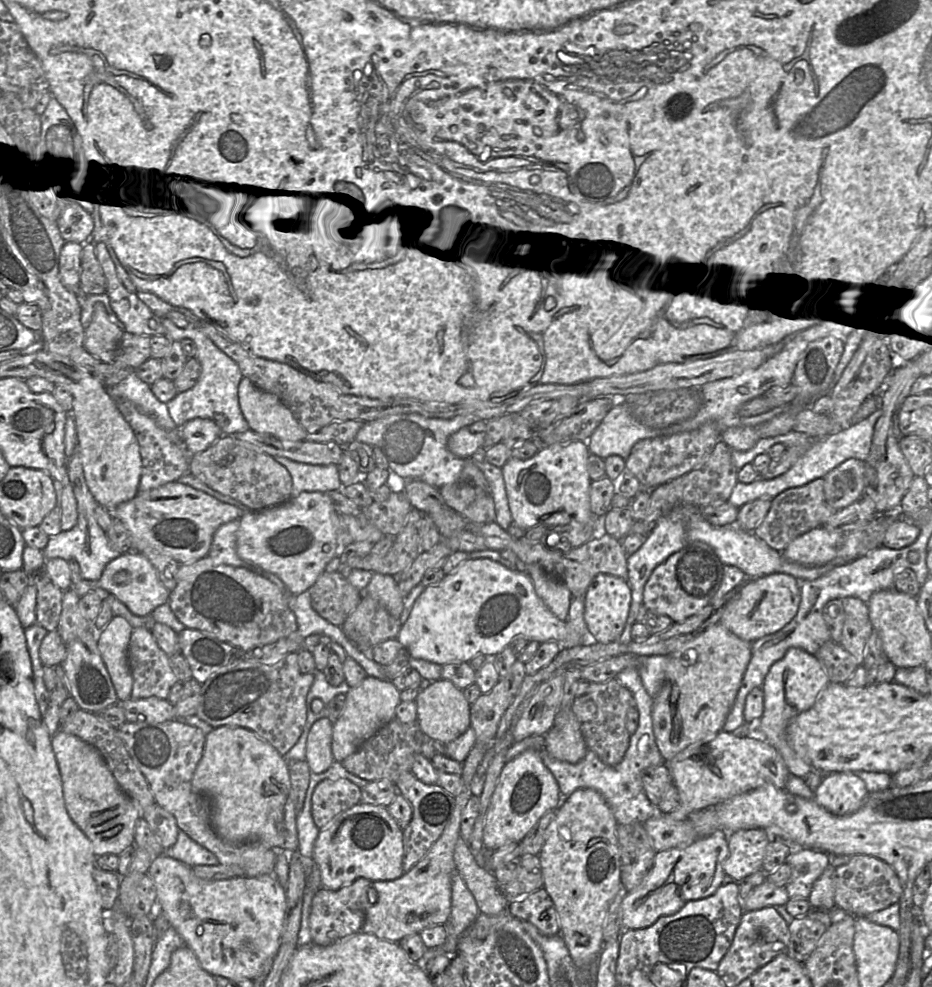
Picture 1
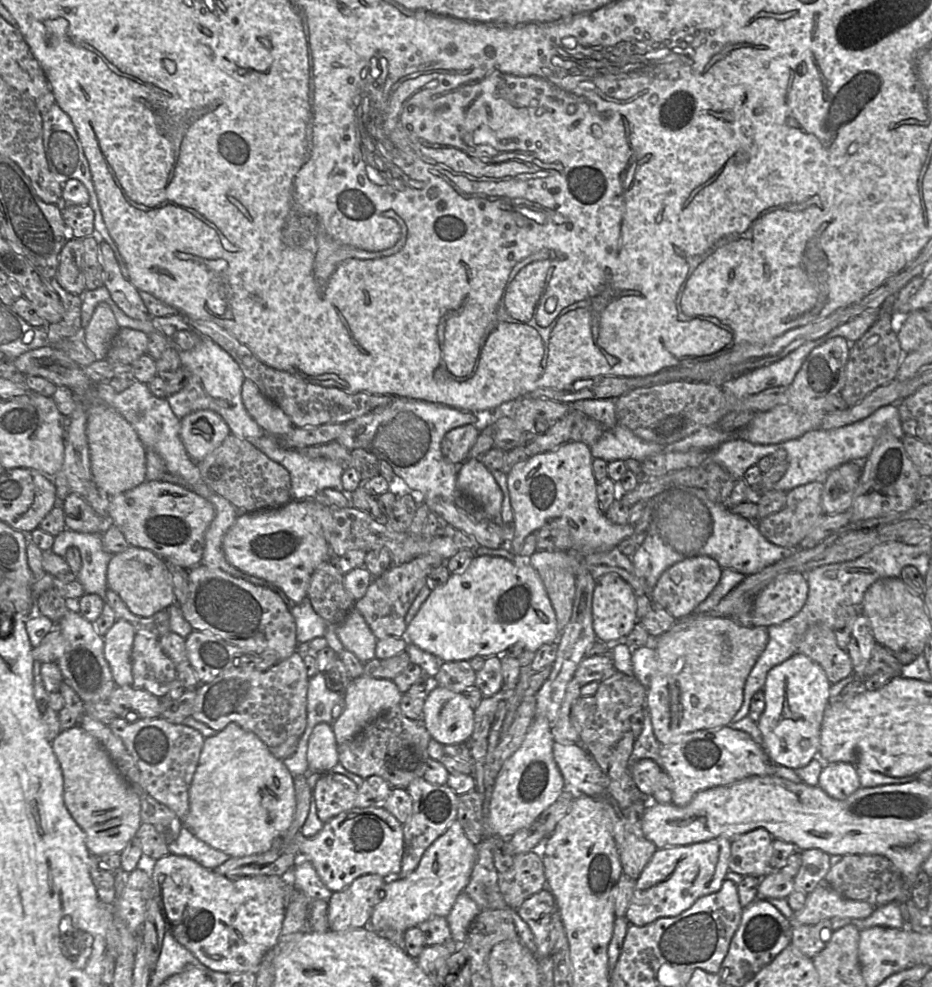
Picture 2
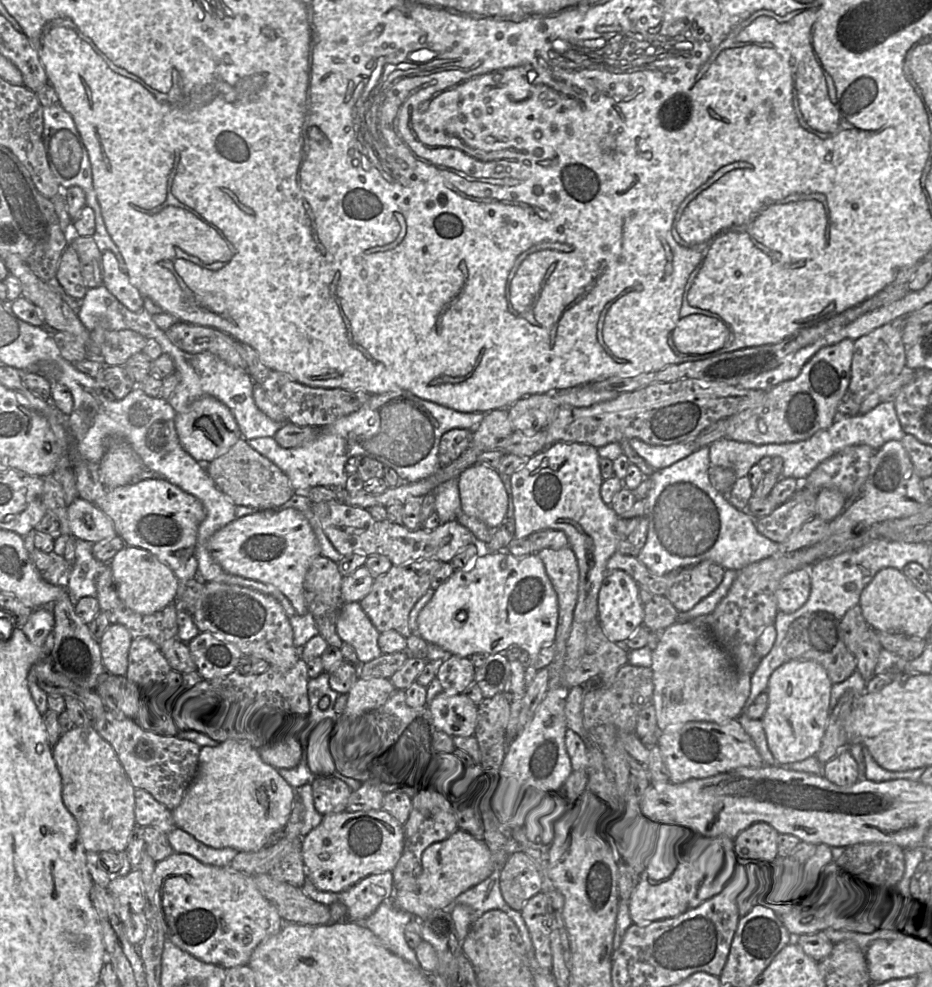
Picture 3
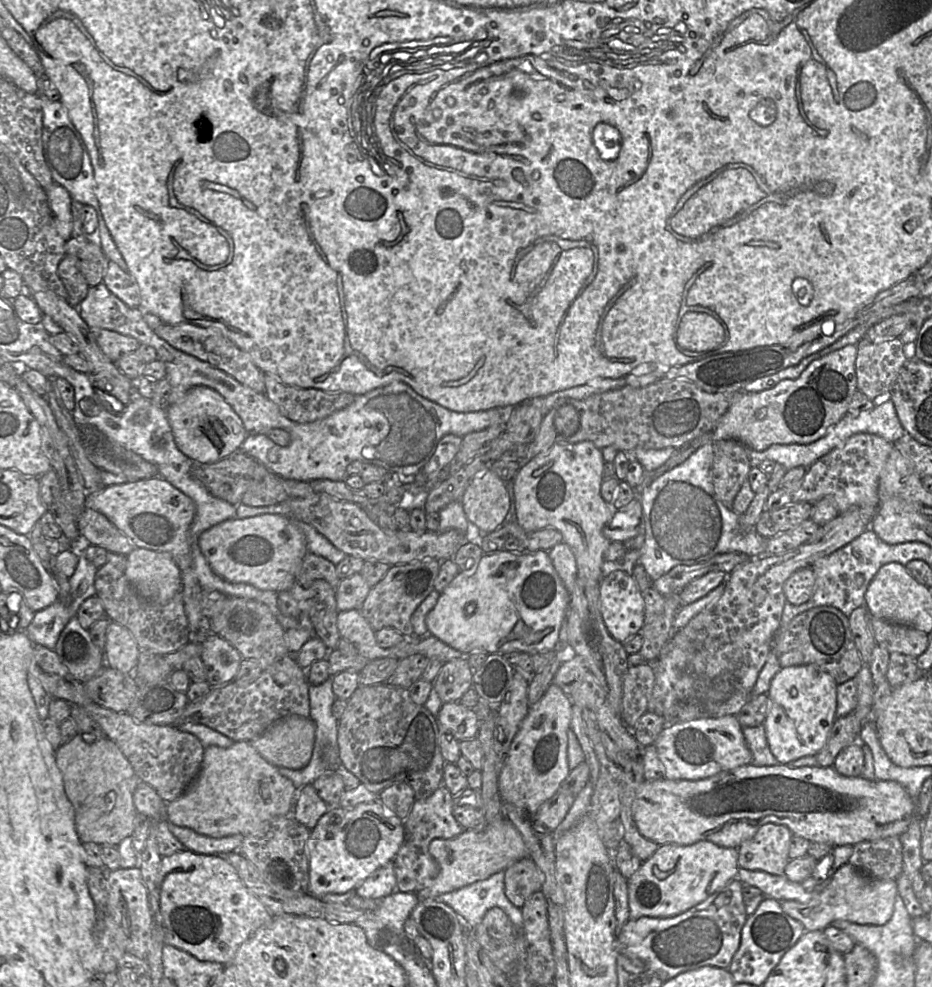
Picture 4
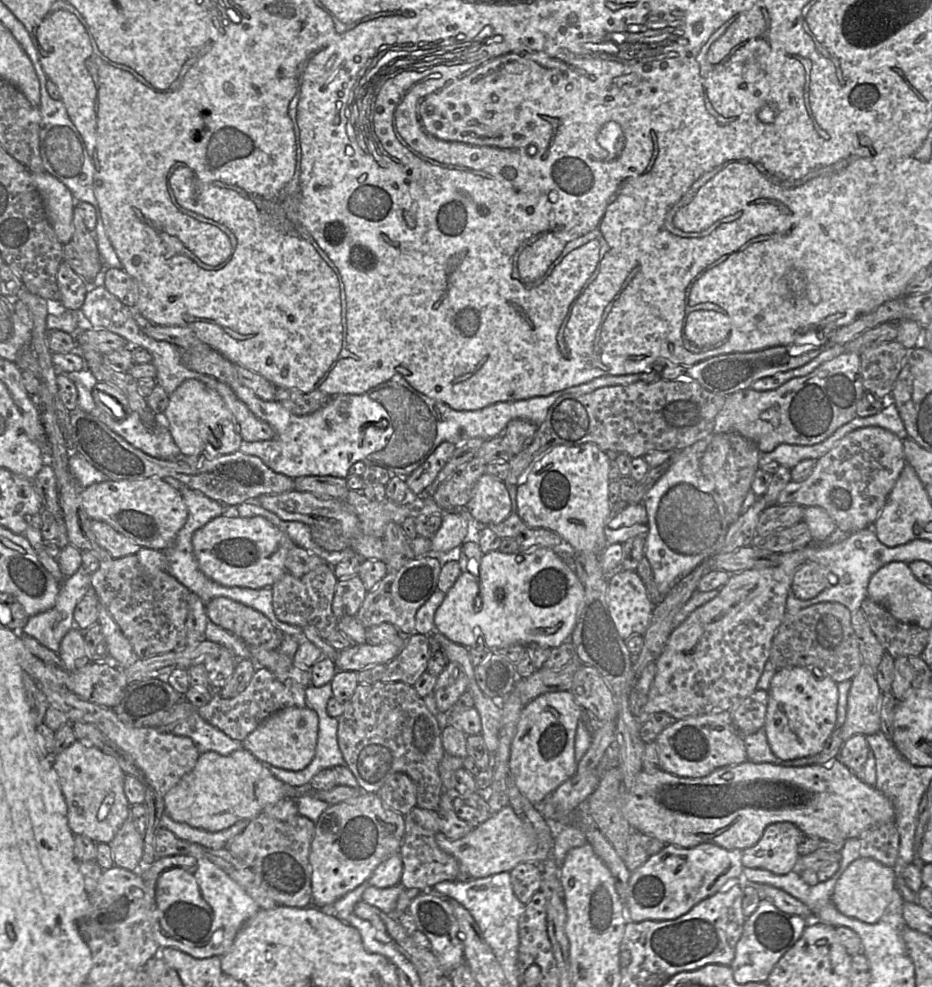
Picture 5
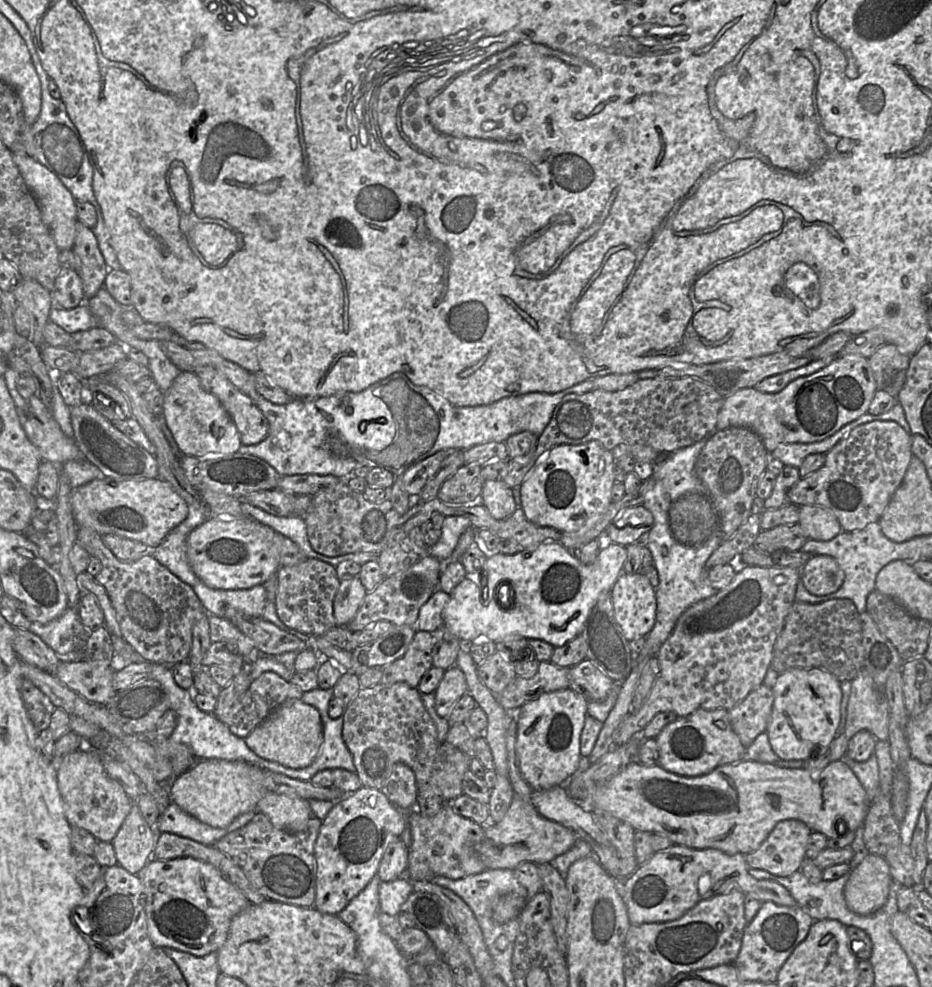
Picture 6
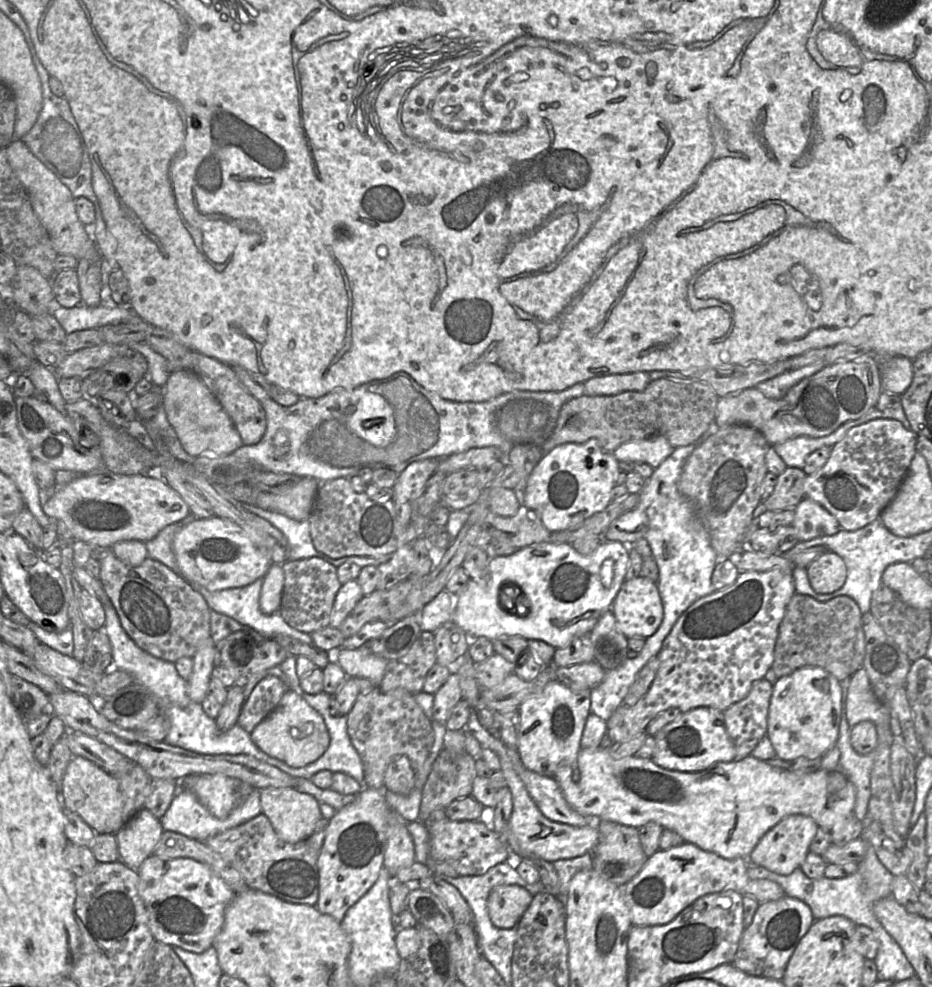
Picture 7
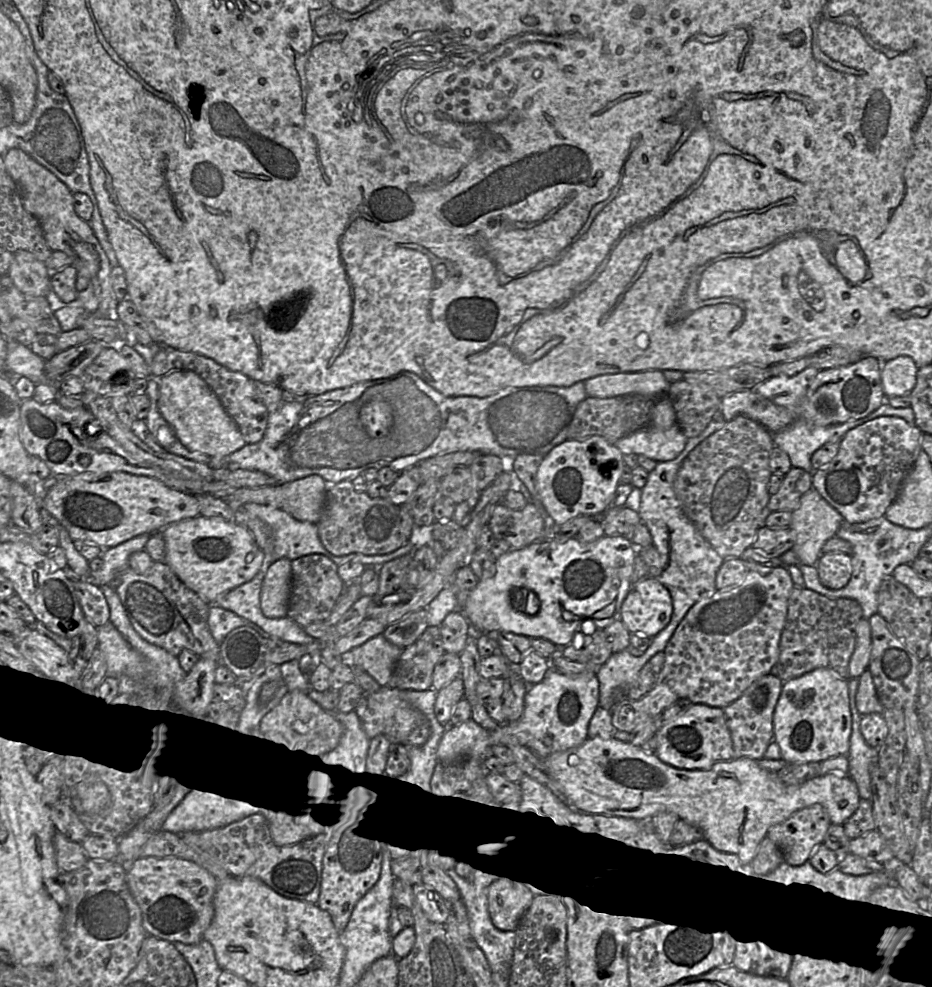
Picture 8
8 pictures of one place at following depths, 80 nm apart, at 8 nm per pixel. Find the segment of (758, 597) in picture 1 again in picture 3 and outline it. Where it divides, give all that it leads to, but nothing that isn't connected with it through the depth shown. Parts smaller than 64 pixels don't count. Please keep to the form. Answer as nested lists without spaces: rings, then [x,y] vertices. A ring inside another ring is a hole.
[[[808,567],[786,574],[779,582],[775,596],[779,612],[793,613],[808,600],[811,592],[811,576]]]

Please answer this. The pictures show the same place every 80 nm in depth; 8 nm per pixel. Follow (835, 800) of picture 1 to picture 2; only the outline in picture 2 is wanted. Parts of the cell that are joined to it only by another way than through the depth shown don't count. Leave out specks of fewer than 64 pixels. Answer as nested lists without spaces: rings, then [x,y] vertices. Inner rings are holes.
[[[846,762],[824,764],[818,786],[831,798],[845,800],[861,787],[856,767]]]

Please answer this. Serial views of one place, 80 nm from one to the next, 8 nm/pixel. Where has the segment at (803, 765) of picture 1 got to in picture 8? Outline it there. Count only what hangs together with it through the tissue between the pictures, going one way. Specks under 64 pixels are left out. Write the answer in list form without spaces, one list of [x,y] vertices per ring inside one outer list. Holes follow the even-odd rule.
[[[817,668],[783,683],[773,712],[773,741],[780,748],[781,760],[787,764],[818,763],[838,755],[847,755],[851,735],[847,681],[826,668]]]

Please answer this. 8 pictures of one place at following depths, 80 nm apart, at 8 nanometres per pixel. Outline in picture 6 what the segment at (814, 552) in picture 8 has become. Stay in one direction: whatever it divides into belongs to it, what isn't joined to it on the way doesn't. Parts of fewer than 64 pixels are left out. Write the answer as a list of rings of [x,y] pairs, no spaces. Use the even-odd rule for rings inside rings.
[[[814,504],[799,507],[798,523],[808,539],[813,540],[831,540],[843,531],[837,517],[831,510]]]

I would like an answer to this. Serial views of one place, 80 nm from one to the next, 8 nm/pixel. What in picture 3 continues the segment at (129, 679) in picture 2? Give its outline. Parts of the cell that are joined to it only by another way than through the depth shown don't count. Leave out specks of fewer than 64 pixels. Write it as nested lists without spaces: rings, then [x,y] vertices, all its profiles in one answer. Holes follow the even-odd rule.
[[[111,624],[100,640],[101,656],[108,673],[126,677],[129,651],[133,641],[128,629],[121,624]]]

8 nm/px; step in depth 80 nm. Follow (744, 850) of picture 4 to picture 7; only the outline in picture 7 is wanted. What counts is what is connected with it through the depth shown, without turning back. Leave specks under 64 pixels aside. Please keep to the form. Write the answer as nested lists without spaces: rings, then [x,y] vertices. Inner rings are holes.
[[[792,814],[780,820],[758,842],[747,861],[781,875],[789,875],[799,868],[810,849],[819,826],[815,820],[802,814]]]

